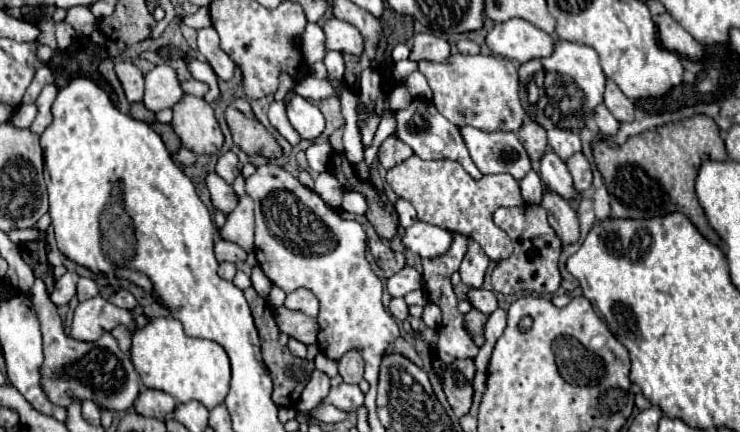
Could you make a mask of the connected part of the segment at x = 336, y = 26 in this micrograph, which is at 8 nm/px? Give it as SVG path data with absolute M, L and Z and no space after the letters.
M333 17L323 25L323 31L327 37L327 49L351 53L351 55L363 53L363 35L353 25Z

